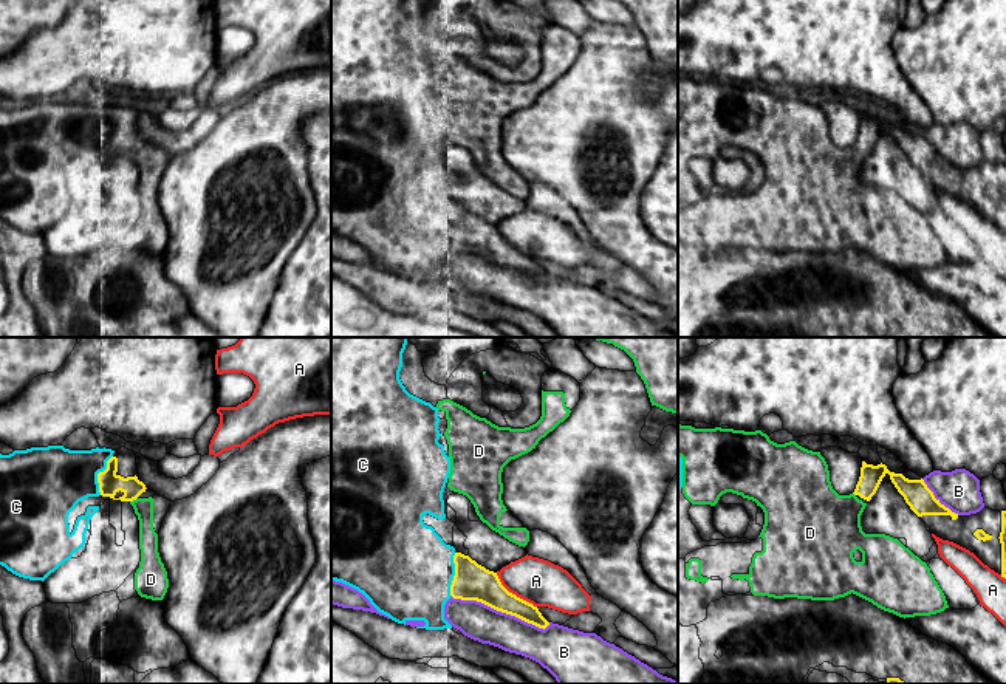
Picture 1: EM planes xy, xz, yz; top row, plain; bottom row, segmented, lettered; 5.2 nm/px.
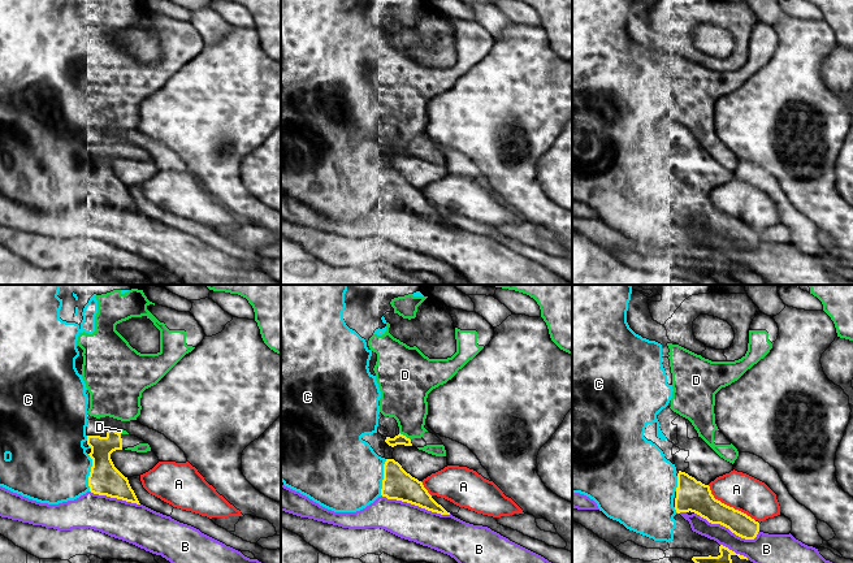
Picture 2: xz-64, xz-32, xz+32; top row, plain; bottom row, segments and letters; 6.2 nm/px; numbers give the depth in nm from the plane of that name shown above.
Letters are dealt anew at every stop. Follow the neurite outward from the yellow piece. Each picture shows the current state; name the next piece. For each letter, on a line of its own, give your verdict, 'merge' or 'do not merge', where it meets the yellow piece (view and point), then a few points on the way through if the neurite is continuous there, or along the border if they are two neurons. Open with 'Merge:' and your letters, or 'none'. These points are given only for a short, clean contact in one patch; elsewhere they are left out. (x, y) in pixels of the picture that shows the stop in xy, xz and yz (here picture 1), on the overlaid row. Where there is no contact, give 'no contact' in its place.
Merge: D
A: do not merge; contact xz (514, 595)
B: do not merge; contact xz (500, 610)
C: do not merge; contact xz (455, 574)
D: merge; contact xy (133, 499); way xy (110, 483), (119, 483), (133, 499), (143, 508)

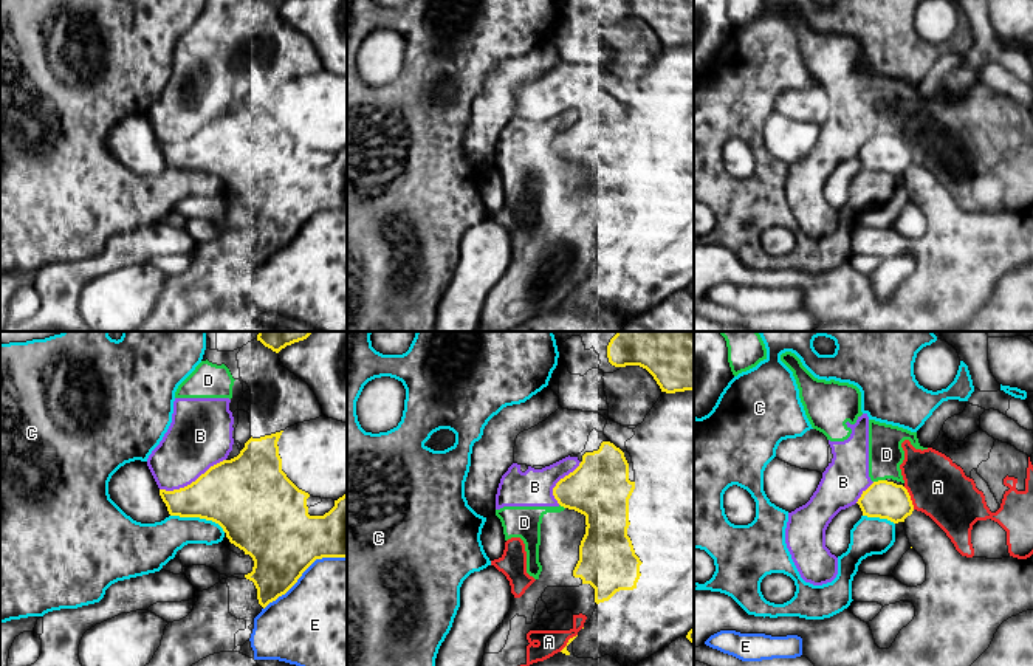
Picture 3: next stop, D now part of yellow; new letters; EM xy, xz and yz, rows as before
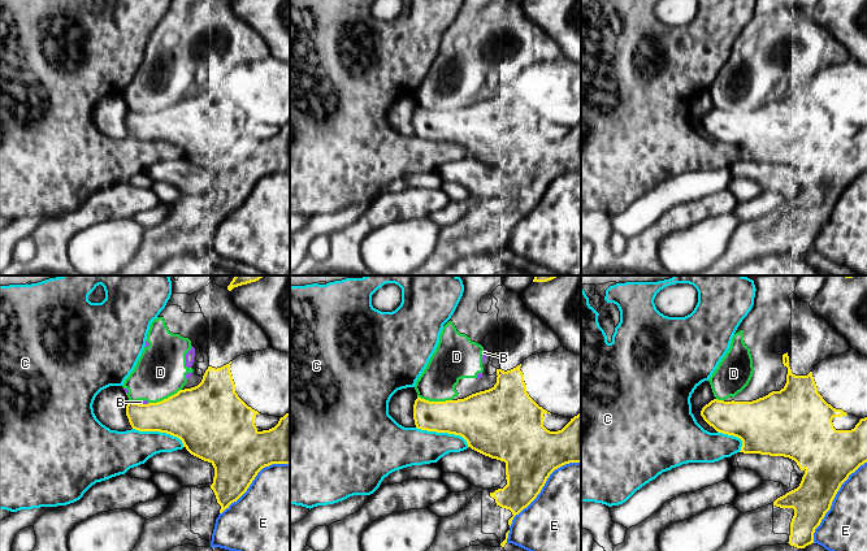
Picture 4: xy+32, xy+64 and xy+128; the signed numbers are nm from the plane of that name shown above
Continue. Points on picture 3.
Merge: none
A: do not merge; contact yz (909, 497)
B: do not merge; contact xy (192, 482)
C: do not merge; contact xy (199, 516)
D: do not merge; contact yz (878, 480); border yz (885, 479), (874, 482)
E: do not merge; contact xy (304, 570)

